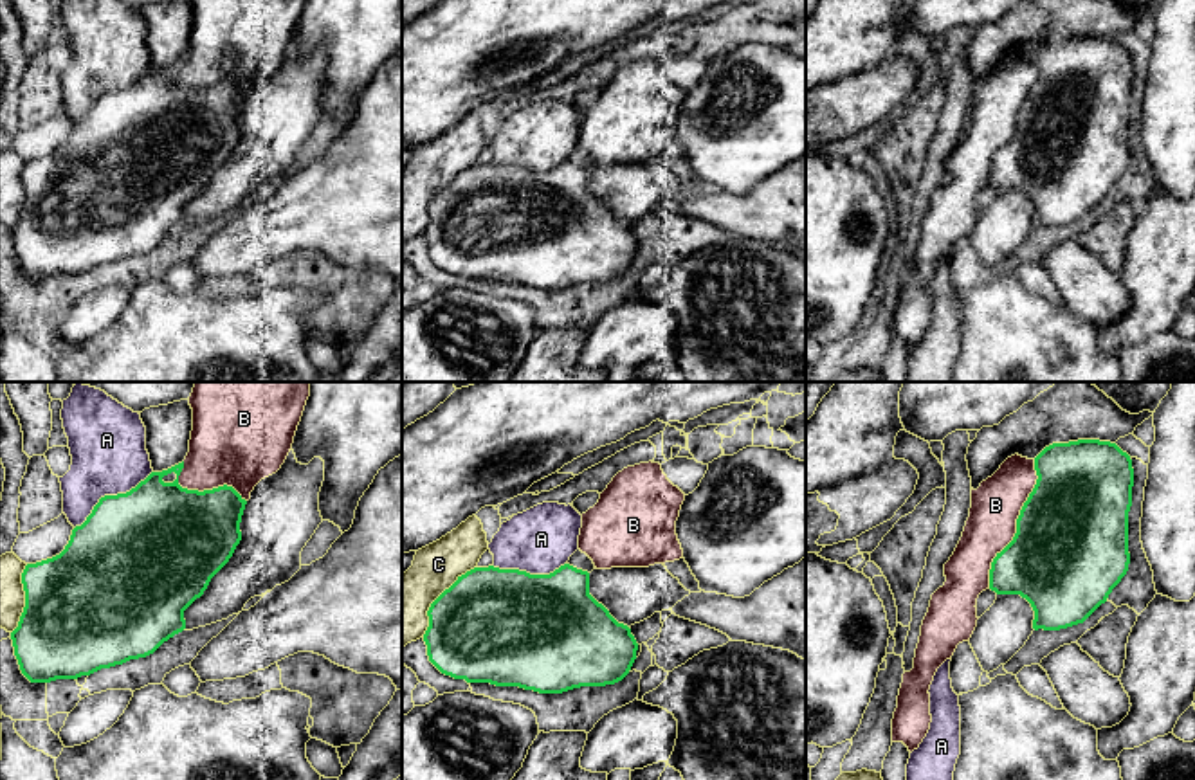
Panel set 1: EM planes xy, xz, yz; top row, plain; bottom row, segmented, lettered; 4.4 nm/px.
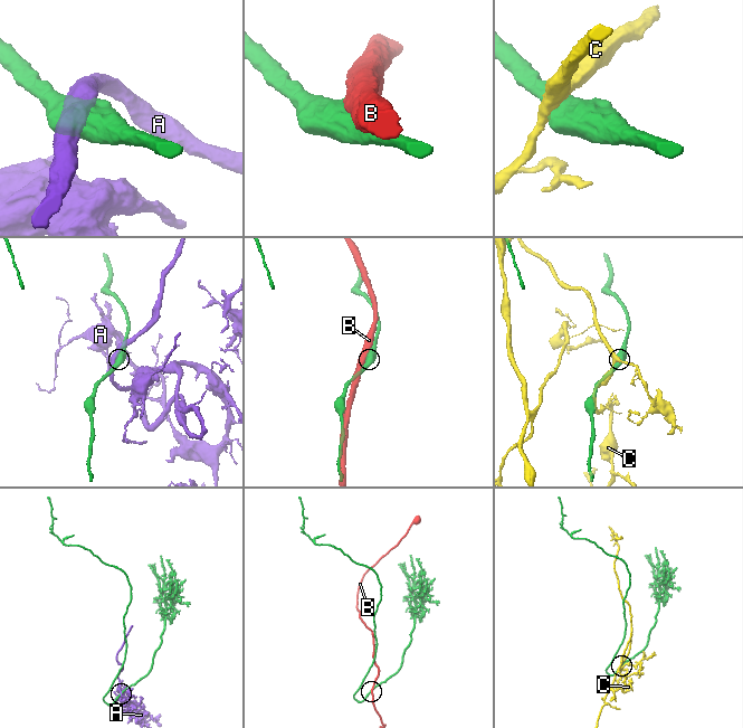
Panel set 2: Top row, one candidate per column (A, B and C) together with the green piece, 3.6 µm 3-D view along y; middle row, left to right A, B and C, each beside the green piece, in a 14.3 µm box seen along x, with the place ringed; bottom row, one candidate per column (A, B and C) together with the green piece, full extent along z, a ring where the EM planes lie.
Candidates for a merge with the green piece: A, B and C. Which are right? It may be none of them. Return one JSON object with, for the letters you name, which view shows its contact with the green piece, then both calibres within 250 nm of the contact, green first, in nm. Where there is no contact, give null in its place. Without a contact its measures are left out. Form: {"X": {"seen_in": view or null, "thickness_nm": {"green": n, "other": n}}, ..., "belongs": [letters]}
{"belongs": []}

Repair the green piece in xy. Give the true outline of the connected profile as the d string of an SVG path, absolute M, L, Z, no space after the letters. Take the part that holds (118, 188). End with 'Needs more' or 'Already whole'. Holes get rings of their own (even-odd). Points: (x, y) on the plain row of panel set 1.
M288 49L281 65L261 76L245 97L233 83L187 86L178 81L184 58L151 68L126 90L105 92L81 122L72 126L65 146L47 157L27 160L22 169L25 204L11 229L14 252L31 279L78 276L101 265L153 250L182 227L205 223L243 207L245 200L288 178L301 166L301 148L323 119L319 88L324 58L308 61Z. Needs more

